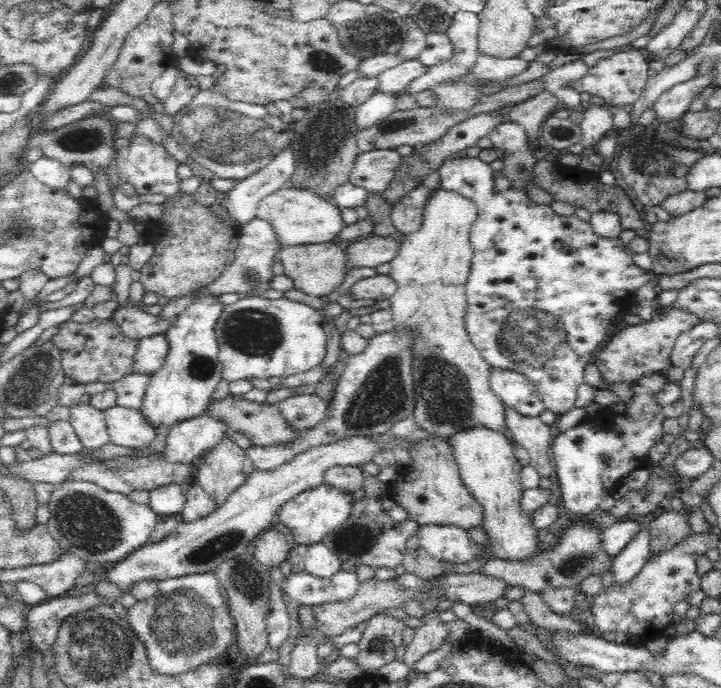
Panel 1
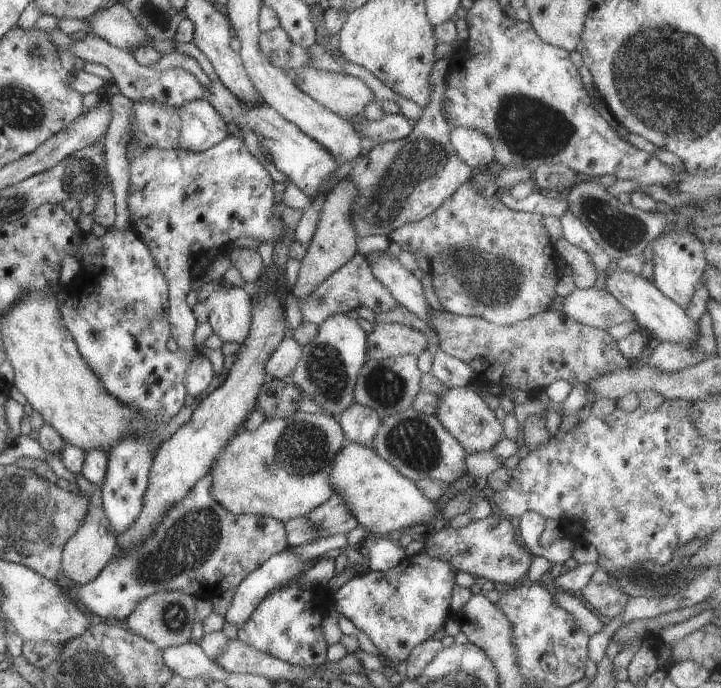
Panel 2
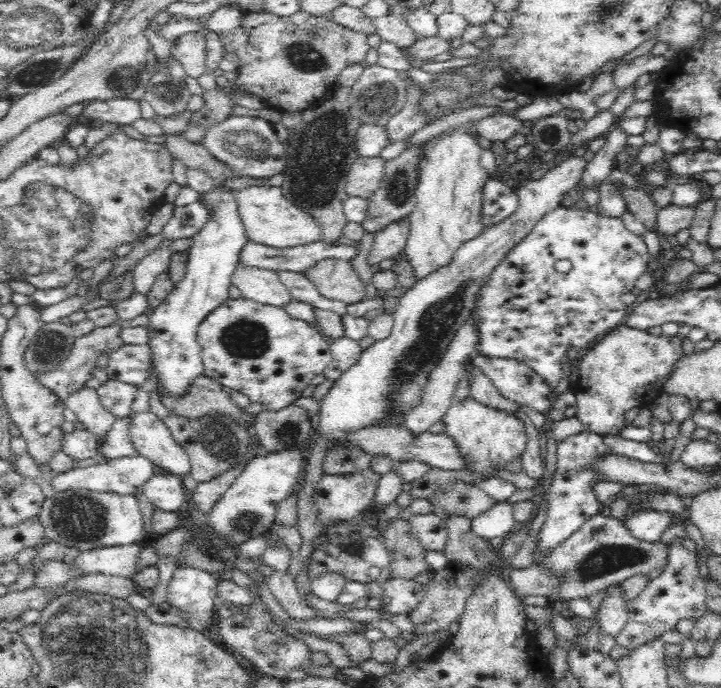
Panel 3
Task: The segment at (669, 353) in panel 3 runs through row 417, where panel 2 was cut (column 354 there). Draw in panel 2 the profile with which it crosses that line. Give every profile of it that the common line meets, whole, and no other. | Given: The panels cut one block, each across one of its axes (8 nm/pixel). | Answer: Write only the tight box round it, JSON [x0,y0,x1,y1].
[334,549,455,668]

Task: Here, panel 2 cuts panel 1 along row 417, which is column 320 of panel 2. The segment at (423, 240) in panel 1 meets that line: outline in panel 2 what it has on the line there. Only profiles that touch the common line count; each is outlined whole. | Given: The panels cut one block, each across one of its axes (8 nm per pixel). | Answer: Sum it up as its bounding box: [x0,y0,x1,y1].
[209,410,345,523]

